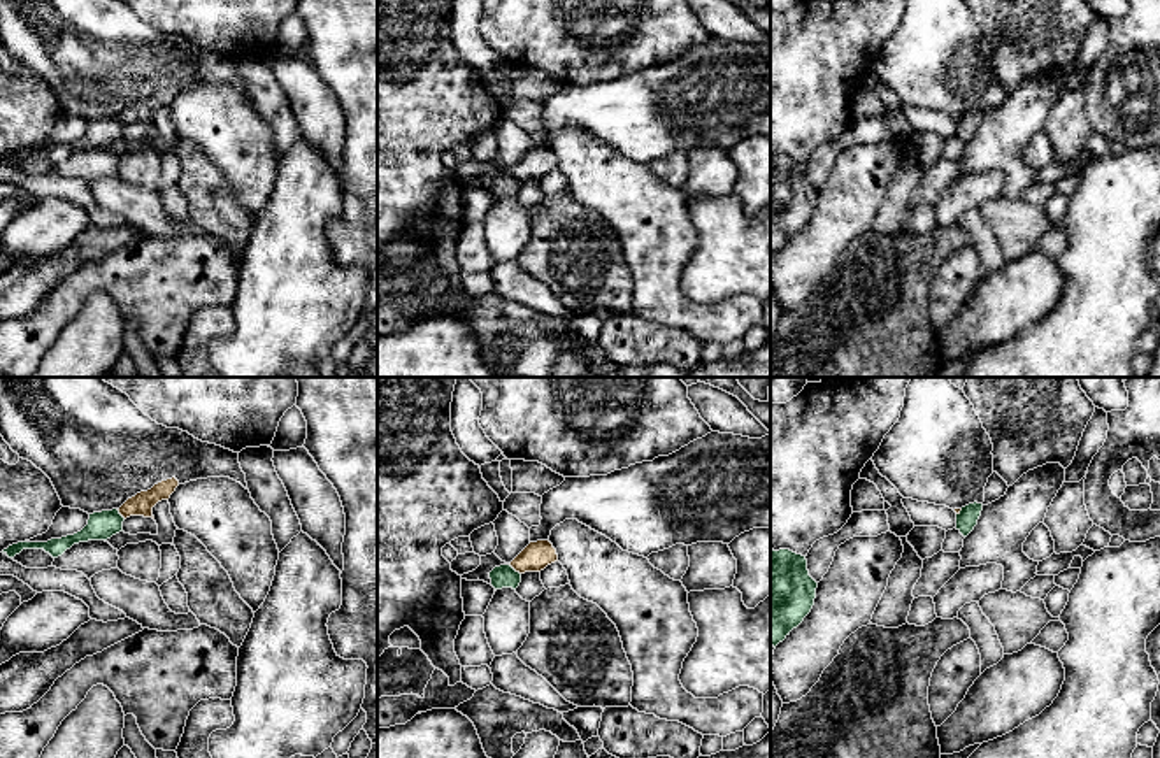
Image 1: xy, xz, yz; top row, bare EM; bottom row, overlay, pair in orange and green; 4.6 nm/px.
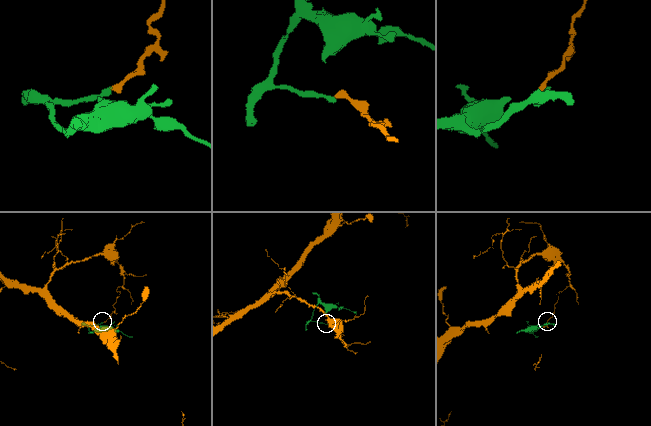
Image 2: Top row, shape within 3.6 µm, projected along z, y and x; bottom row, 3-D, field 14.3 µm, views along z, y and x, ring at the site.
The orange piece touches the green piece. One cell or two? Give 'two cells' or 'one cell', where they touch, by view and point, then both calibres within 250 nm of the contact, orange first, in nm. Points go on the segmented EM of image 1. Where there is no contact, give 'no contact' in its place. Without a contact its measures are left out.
two cells | xz (515, 569) | 140/110 nm

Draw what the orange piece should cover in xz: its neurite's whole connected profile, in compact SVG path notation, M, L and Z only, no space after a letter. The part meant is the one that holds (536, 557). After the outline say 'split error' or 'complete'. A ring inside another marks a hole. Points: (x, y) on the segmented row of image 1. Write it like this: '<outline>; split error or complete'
M549 540L530 542L509 565L519 572L541 572L558 561L556 549Z; complete

